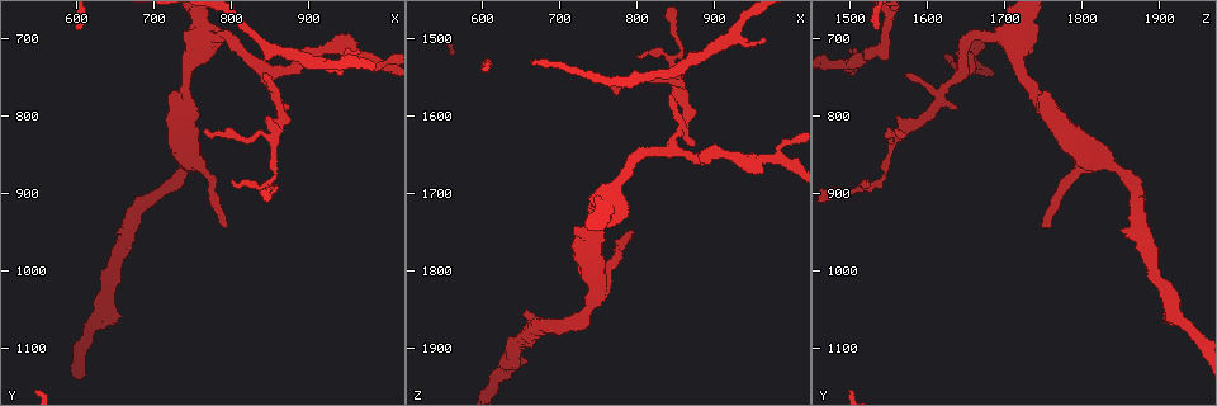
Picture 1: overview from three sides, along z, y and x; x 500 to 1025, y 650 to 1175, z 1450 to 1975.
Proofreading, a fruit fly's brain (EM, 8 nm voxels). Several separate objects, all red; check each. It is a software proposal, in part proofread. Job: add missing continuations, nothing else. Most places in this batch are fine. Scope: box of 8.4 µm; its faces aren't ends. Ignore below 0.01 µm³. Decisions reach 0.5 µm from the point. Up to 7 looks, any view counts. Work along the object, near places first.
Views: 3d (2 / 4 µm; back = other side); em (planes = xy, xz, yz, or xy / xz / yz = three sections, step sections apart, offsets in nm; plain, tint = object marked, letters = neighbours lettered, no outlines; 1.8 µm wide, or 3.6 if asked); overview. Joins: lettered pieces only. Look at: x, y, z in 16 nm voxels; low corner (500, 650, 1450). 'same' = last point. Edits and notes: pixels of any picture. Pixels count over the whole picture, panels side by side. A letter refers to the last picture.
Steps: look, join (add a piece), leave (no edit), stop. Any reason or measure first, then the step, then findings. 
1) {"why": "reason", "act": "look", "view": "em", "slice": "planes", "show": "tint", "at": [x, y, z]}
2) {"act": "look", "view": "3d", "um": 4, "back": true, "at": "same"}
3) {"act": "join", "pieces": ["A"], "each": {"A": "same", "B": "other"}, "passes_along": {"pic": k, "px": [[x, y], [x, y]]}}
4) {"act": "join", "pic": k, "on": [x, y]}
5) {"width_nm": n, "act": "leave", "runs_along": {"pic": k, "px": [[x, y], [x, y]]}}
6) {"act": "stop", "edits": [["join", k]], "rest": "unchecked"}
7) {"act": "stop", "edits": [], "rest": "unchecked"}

{"why": "thin end", "act": "look", "view": "3d", "um": 4, "at": [840, 745, 1575]}

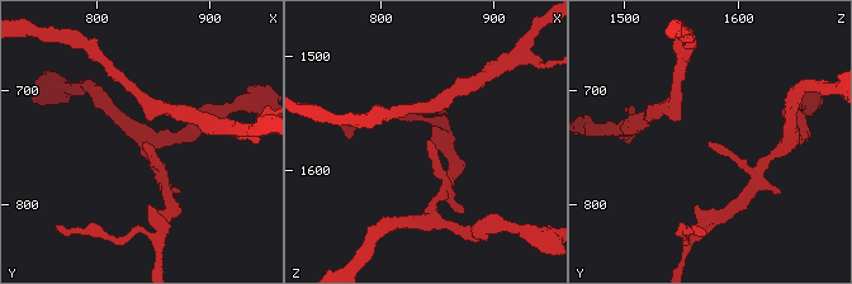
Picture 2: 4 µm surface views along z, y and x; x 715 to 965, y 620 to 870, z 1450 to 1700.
{"act": "look", "view": "em", "slice": "planes", "show": "tint", "at": [840, 746, 1574]}

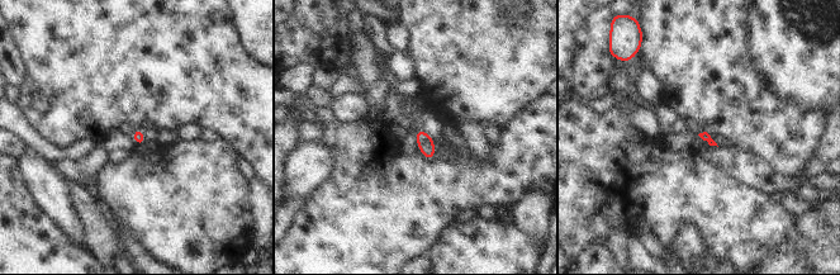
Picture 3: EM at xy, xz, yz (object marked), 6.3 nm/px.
{"why": "see the neighbours", "act": "look", "view": "em", "slice": "planes", "show": "letters", "at": "same"}

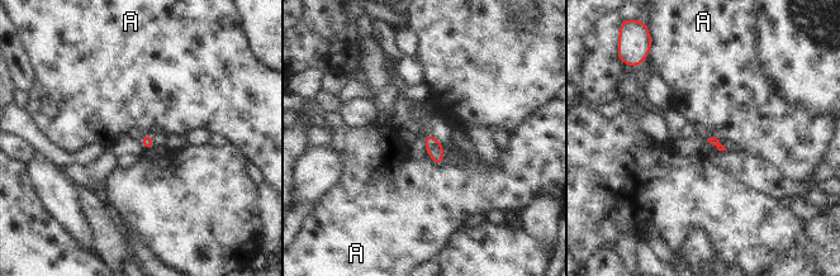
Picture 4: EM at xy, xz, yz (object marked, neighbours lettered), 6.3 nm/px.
{"act": "leave", "each": {"A": "other"}, "border": {"pic": 4, "px": [[425, 146], [436, 163], [444, 162]]}, "found": "no lettered piece goes on from it"}

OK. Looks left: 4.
{"why": "tapers out", "act": "look", "view": "em", "slice": "planes", "show": "letters", "at": [800, 885, 1520]}

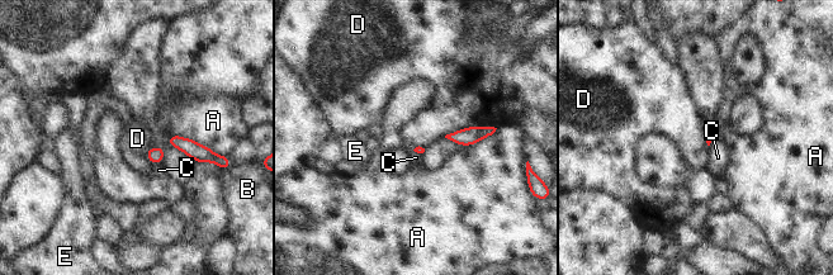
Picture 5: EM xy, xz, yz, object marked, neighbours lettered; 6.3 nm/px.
{"longest_contact_nm": ["D", 340], "act": "leave", "each": {"A": "other", "B": "other", "C": "other", "D": "other", "E": "other"}, "border": {"pic": 5, "px": [[496, 127], [467, 127], [444, 137]]}, "found": "none of them fits"}

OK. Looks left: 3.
{"why": "branch stops here", "act": "look", "view": "3d", "um": 4, "at": [800, 940, 1750]}

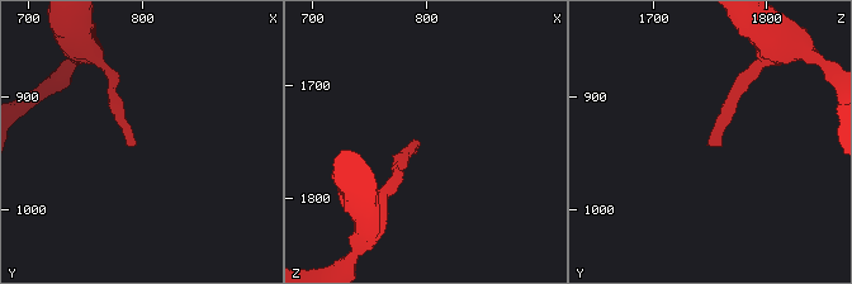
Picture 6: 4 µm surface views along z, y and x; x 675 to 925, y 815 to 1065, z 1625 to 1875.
{"act": "look", "view": "em", "slice": "xy", "step": 16, "show": "letters", "at": [798, 942, 1750]}

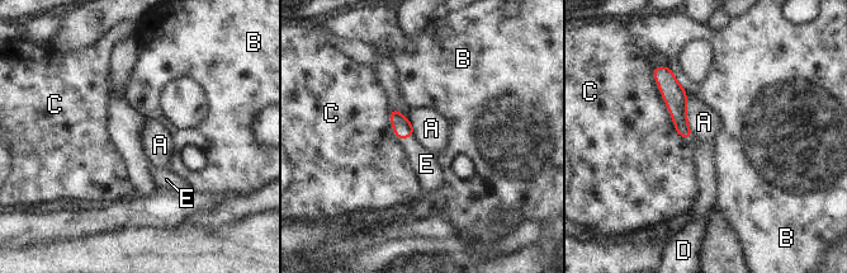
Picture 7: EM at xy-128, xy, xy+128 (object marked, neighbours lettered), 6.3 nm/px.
{"why": "another direction", "act": "look", "view": "em", "slice": "planes", "show": "letters", "at": "same"}

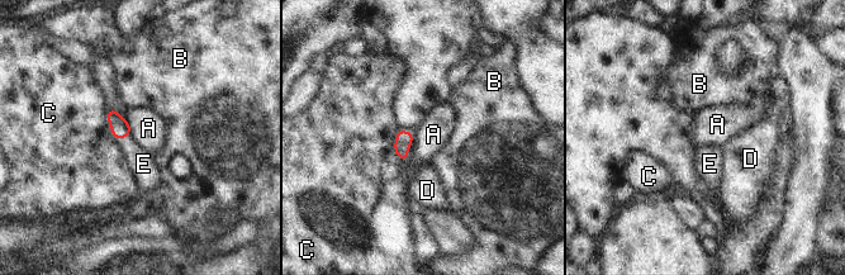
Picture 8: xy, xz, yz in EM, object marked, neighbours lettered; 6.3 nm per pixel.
{"act": "join", "pic": 8, "on": [412, 146], "each": {"A": "other", "B": "other", "C": "other", "D": "other", "E": "same"}, "passes_along": {"pic": 8, "px": [[403, 138], [408, 147], [412, 146]]}, "found": "the cell continues"}

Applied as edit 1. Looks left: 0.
{"act": "stop", "edits": [["join", 8]], "rest": "unchecked"}

